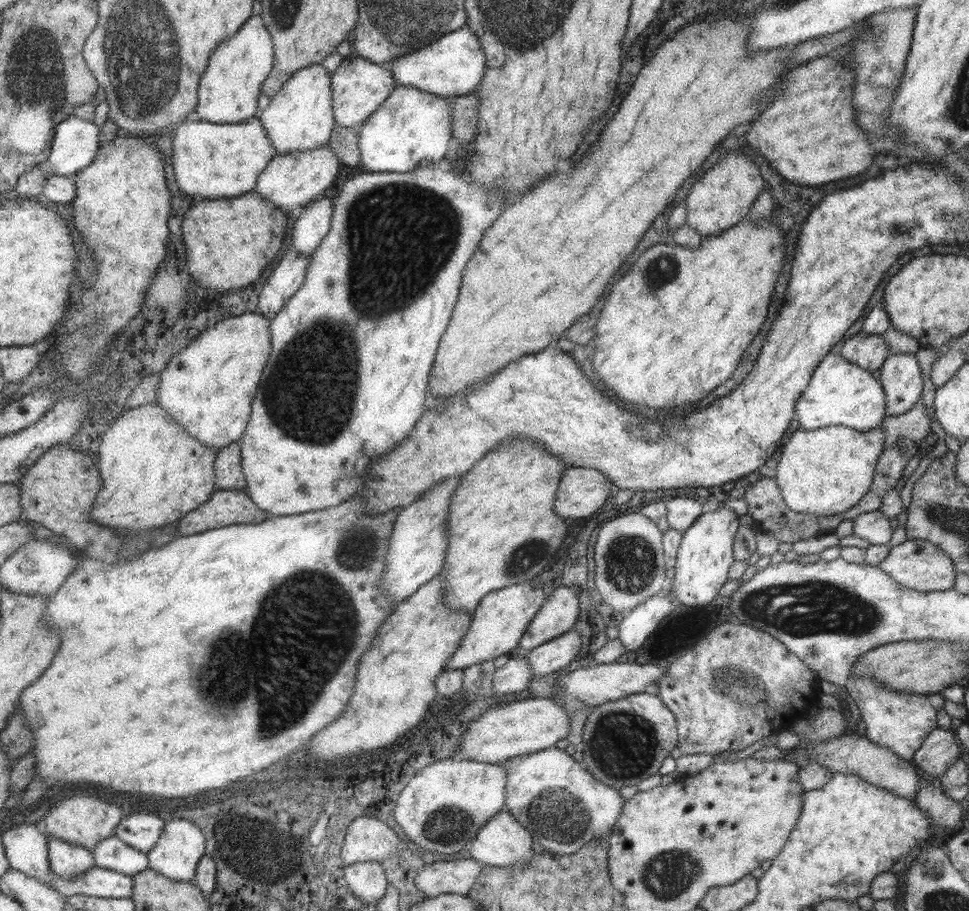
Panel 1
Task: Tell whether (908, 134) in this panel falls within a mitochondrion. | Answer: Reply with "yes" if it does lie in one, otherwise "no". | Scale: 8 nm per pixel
no

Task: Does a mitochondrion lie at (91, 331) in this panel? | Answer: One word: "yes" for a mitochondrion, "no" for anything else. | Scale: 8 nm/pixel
yes

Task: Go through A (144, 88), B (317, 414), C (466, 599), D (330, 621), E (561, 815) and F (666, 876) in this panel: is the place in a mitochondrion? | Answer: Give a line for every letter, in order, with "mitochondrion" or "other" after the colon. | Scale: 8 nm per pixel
A: mitochondrion
B: mitochondrion
C: other
D: mitochondrion
E: mitochondrion
F: mitochondrion

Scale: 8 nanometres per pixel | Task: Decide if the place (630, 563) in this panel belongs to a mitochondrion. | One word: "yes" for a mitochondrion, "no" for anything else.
yes

